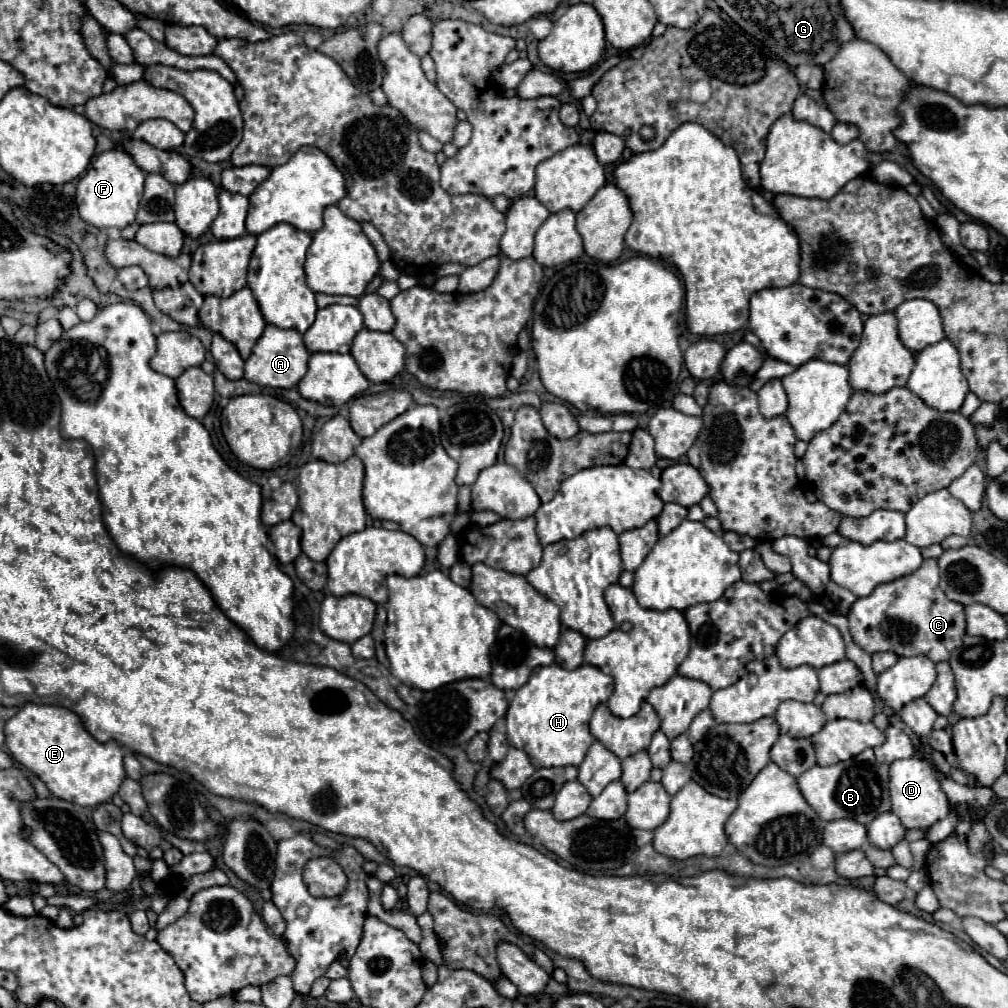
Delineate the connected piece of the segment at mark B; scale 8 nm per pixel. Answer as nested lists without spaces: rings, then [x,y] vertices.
[[[865,749],[857,757],[835,763],[829,767],[811,767],[807,769],[799,779],[799,791],[805,797],[805,801],[813,807],[813,811],[825,819],[855,819],[857,823],[871,823],[877,815],[889,811],[889,791],[887,791],[887,769],[889,765],[877,765],[873,749]]]

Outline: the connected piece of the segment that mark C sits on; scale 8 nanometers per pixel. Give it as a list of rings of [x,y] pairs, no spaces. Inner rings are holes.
[[[925,559],[915,573],[881,583],[871,595],[859,597],[851,605],[847,619],[853,641],[869,655],[879,651],[891,651],[899,657],[925,655],[933,663],[951,657],[951,649],[963,643],[961,639],[967,627],[965,607],[949,601],[939,587],[939,567],[935,559]]]

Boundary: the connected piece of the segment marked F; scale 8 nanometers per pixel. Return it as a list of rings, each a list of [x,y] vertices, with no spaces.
[[[117,147],[105,151],[91,163],[87,173],[77,183],[75,201],[79,207],[79,215],[87,223],[99,229],[109,229],[109,227],[123,229],[135,223],[139,201],[143,197],[143,183],[145,183],[145,173],[135,165],[133,157],[125,149]]]

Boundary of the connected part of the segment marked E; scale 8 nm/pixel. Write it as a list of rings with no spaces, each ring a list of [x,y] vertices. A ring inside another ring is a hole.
[[[27,703],[5,723],[5,737],[11,757],[35,773],[47,785],[51,795],[63,801],[95,807],[111,801],[125,779],[121,747],[115,741],[99,743],[83,727],[81,717],[71,709]]]

